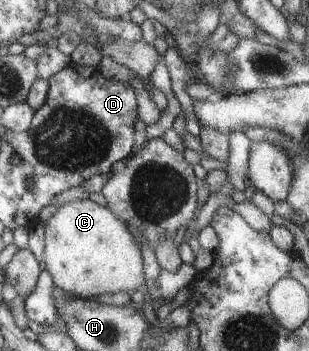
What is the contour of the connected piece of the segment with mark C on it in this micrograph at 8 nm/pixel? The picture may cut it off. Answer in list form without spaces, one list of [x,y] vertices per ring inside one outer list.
[[[89,199],[74,200],[57,207],[55,214],[45,224],[45,268],[51,273],[54,283],[77,297],[96,298],[101,294],[144,290],[145,268],[143,252],[129,227],[108,206],[101,206]]]

